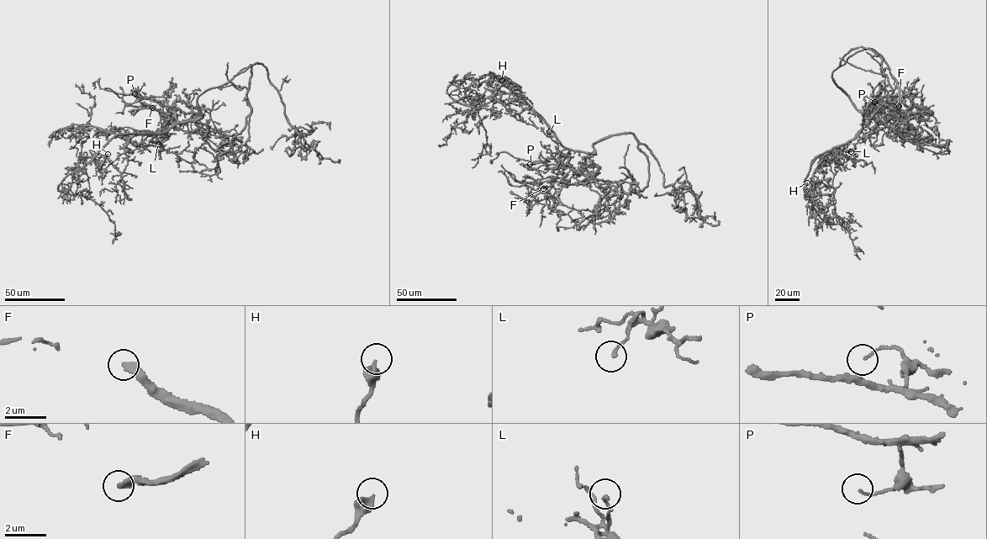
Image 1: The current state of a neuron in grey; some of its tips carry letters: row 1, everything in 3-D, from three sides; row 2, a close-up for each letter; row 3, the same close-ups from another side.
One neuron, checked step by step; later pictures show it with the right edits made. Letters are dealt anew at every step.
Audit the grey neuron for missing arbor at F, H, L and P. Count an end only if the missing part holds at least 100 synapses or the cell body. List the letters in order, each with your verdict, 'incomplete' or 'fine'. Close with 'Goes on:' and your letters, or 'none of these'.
F: incomplete
H: fine
L: fine
P: fine
Goes on: F

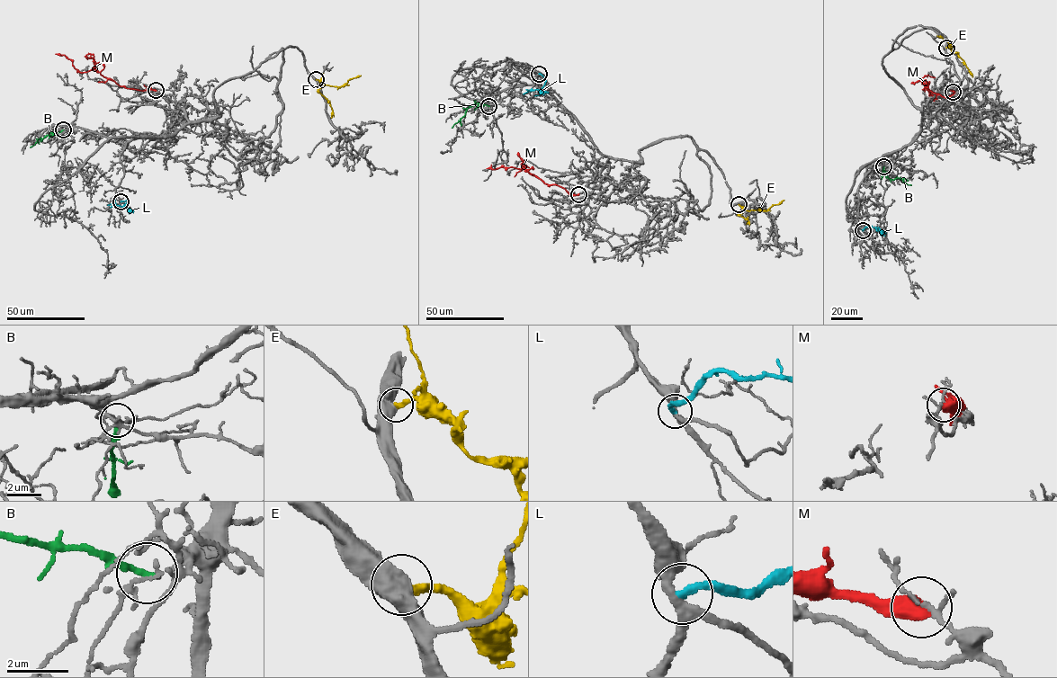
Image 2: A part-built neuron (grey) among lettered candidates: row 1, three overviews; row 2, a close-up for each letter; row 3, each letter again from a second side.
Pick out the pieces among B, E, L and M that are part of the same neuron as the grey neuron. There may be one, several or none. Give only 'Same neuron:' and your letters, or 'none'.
Same neuron: E

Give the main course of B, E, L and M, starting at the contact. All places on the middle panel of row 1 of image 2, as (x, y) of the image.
B: (488, 105), (471, 105), (452, 128)
E: (739, 204), (747, 210), (766, 210), (784, 200)
L: (539, 74), (545, 78), (543, 86), (523, 93)
M: (578, 193), (570, 194), (560, 187), (549, 185), (524, 168), (502, 166), (486, 168)

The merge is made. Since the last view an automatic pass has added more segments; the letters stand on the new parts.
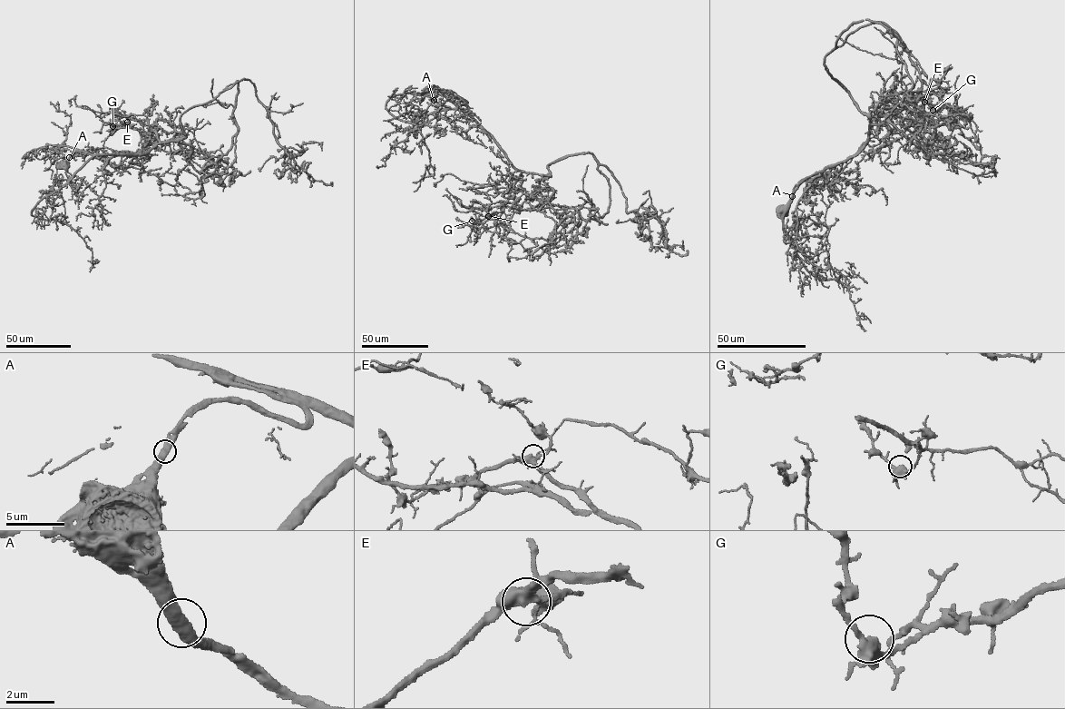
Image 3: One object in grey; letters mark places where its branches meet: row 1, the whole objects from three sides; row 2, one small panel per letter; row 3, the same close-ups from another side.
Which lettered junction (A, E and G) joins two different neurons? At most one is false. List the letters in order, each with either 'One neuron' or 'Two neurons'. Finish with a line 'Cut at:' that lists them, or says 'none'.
A: One neuron
E: One neuron
G: One neuron
Cut at: none

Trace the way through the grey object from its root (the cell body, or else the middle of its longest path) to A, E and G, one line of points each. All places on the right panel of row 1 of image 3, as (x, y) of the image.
A: (785, 211), (792, 196)
E: (785, 211), (799, 182), (859, 152), (867, 140), (871, 120), (880, 116), (916, 122), (924, 102)
G: (785, 211), (799, 182), (859, 152), (874, 117), (903, 117), (916, 122), (923, 103), (934, 105), (933, 110)

